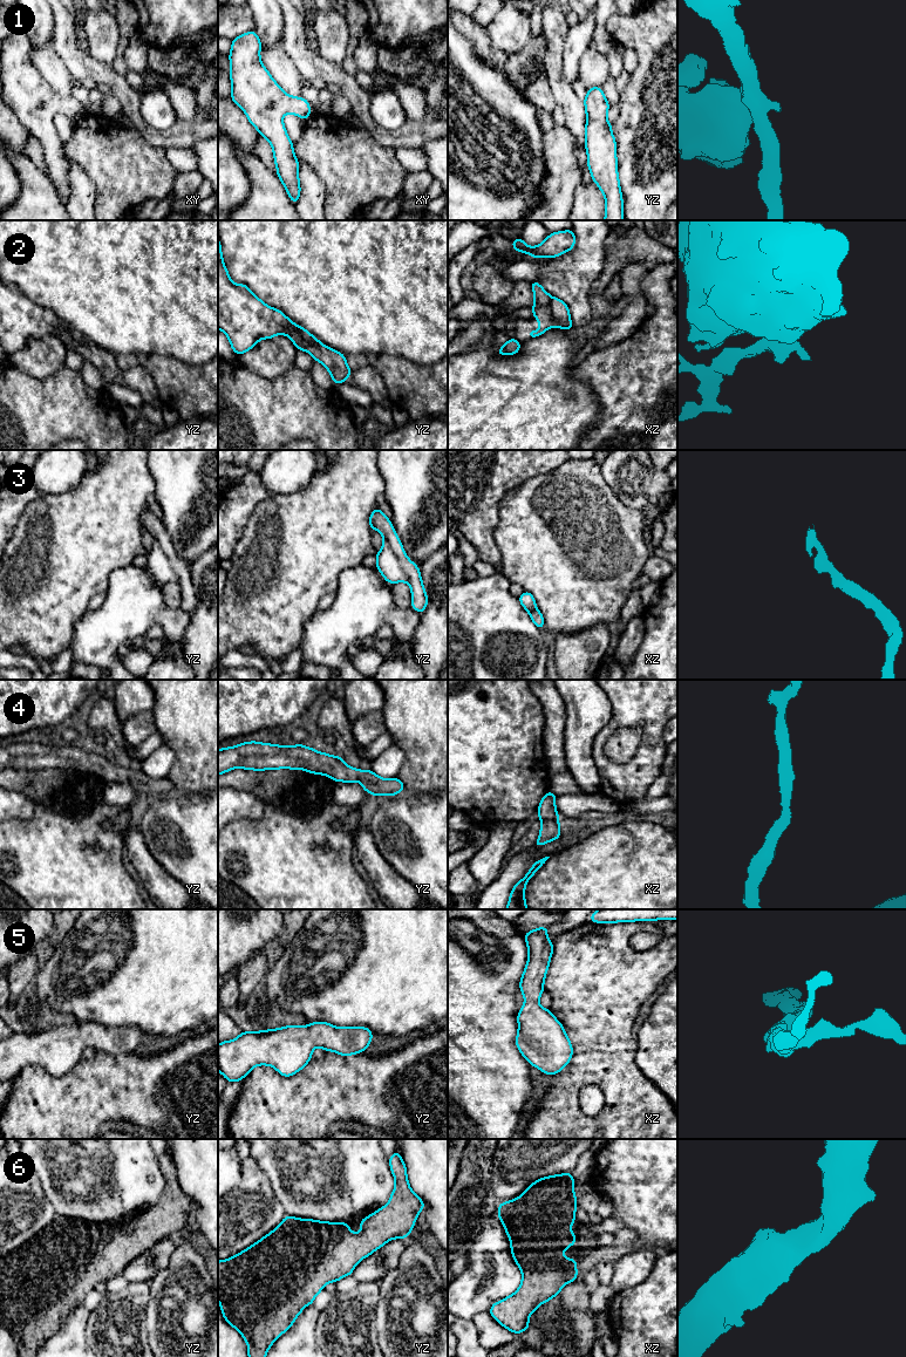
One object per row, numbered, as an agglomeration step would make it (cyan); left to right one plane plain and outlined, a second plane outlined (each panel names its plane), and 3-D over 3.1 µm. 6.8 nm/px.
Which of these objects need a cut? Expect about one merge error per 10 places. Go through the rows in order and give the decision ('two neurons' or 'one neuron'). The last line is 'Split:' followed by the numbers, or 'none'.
1: one neuron
2: two neurons
3: one neuron
4: one neuron
5: one neuron
6: one neuron
Split: 2

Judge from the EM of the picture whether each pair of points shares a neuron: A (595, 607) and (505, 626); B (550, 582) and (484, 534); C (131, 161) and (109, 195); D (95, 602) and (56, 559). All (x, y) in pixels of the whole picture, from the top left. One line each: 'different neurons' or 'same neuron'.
A: different neurons
B: different neurons
C: same neuron
D: different neurons

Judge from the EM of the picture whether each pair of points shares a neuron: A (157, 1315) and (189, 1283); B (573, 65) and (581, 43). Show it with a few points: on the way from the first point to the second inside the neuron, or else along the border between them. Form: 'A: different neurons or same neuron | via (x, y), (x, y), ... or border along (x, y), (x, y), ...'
A: same neuron | via (165, 1307), (181, 1291)
B: same neuron | via (573, 60), (573, 52), (577, 48)

